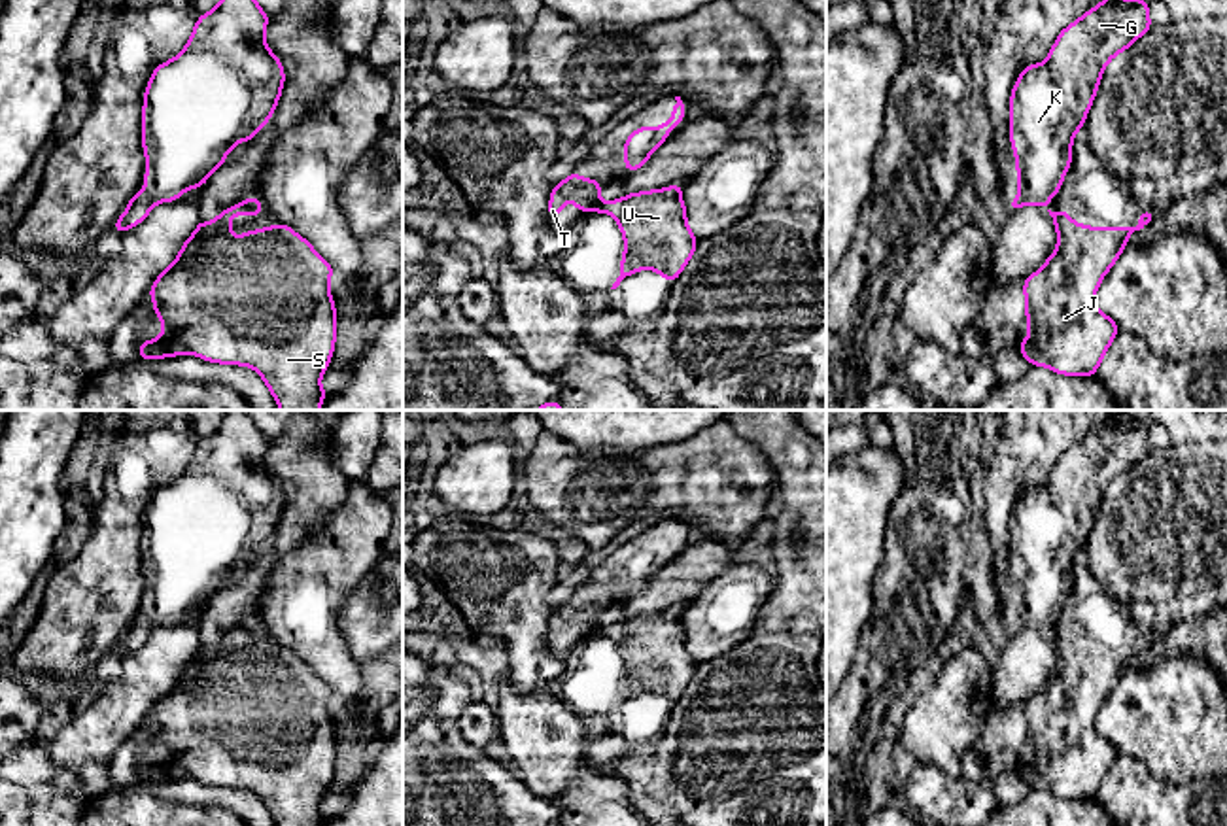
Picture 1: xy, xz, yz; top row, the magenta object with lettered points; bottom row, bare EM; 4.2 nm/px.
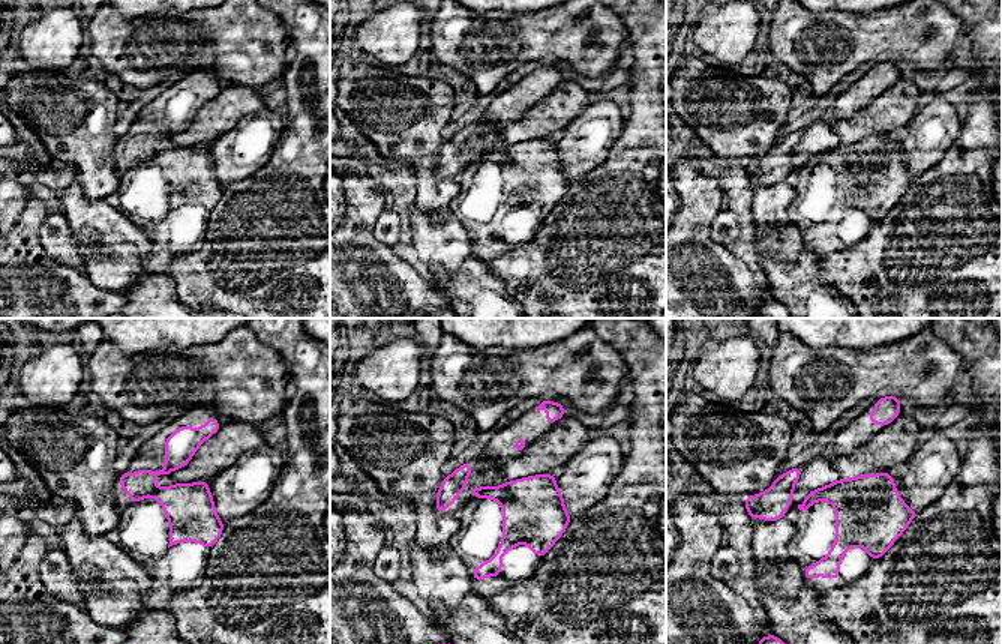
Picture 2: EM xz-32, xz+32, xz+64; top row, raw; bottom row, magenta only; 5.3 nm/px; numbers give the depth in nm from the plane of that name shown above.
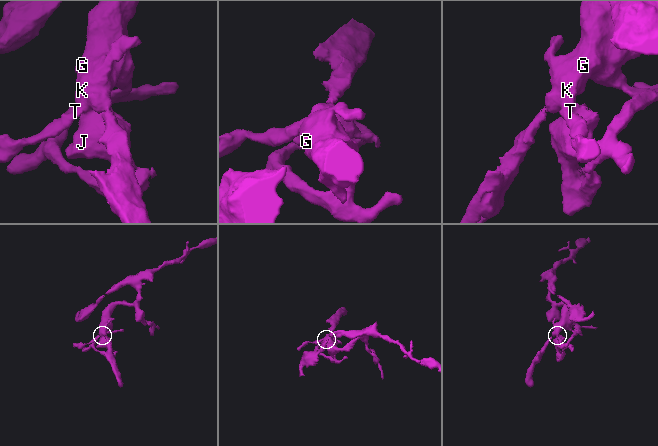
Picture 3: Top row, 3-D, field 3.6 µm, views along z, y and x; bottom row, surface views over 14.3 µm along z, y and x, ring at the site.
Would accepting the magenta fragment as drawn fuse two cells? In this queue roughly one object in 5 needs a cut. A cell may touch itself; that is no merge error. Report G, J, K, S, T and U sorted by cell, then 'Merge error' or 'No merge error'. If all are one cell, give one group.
Groups: G J K S T U. No merge error

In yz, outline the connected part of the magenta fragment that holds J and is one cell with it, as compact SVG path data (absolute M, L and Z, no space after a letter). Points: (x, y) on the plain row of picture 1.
M1115 412L1098 429L1061 454L1047 482L1027 490L1010 520L1010 565L1021 618L1011 622L1008 631L1013 635L1025 628L1046 631L1057 652L1057 675L1023 705L1028 758L1017 771L1030 788L1047 790L1057 798L1097 798L1119 756L1117 747L1098 733L1097 713L1127 671L1127 662L1149 648L1155 637L1144 633L1136 650L1087 650L1070 643L1066 633L1051 635L1047 626L1059 616L1064 597L1070 594L1074 559L1083 550L1106 488L1151 450L1149 427L1138 418L1123 423Z

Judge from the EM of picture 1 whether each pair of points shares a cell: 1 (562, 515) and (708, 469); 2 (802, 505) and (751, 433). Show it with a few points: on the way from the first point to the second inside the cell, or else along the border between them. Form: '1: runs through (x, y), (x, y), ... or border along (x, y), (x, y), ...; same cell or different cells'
1: runs through (598, 486), (672, 481); same cell
2: runs through (802, 484), (802, 475), (772, 445); same cell

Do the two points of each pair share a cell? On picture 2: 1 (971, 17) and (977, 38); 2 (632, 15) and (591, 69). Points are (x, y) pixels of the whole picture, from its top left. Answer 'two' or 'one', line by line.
1: one
2: two

